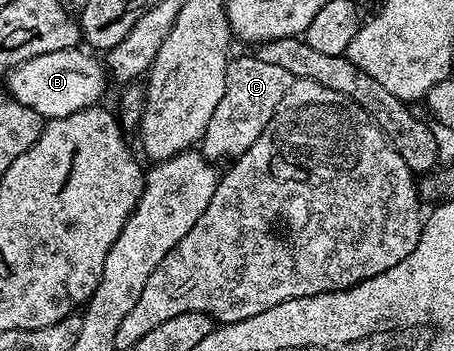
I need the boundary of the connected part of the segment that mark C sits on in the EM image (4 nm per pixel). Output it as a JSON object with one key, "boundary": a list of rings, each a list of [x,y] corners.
{"boundary":[[[255,56],[233,57],[228,63],[222,100],[218,100],[218,108],[214,108],[214,116],[210,116],[210,124],[202,139],[205,159],[235,160],[245,154],[270,124],[282,96],[286,96],[286,88],[290,88],[292,81],[294,75],[286,68],[278,68],[278,64],[262,64],[262,60]]]}

